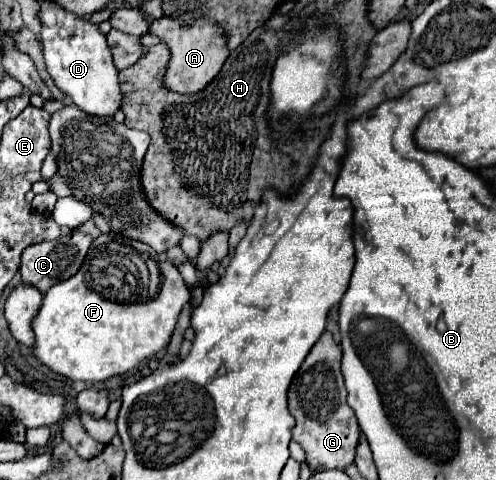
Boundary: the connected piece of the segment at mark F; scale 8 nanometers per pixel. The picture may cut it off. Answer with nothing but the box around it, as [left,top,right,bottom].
[33,234,189,382]

